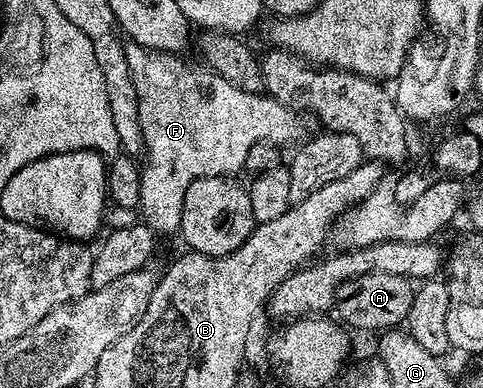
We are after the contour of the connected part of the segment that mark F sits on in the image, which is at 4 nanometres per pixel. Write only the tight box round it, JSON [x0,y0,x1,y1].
[126,41,295,235]

